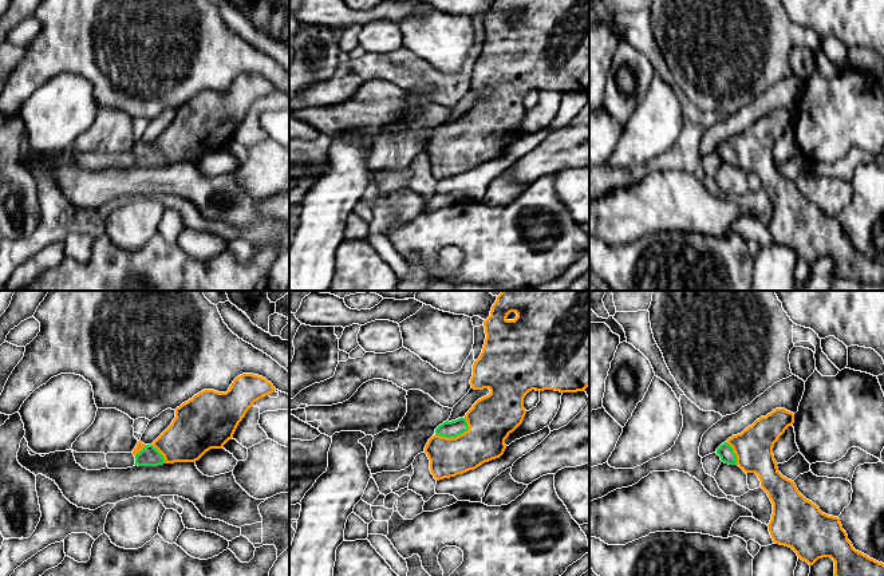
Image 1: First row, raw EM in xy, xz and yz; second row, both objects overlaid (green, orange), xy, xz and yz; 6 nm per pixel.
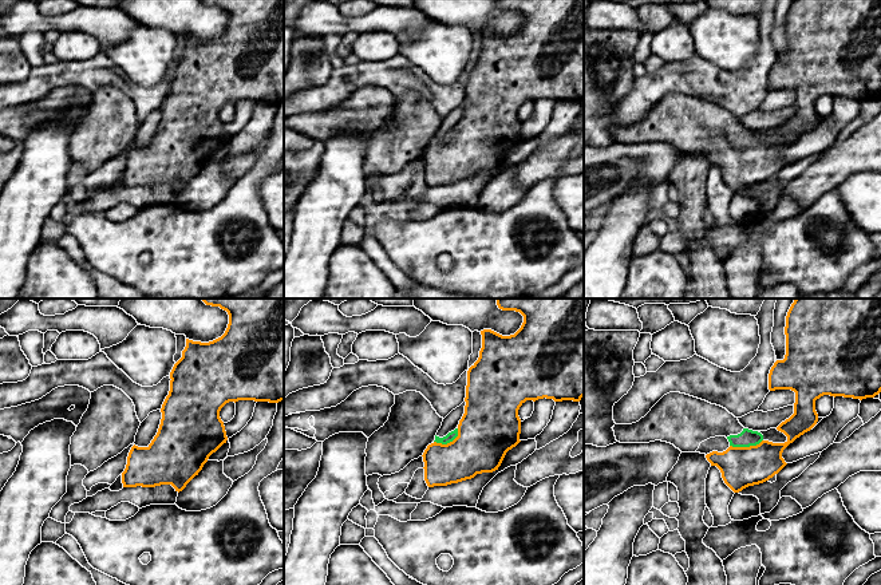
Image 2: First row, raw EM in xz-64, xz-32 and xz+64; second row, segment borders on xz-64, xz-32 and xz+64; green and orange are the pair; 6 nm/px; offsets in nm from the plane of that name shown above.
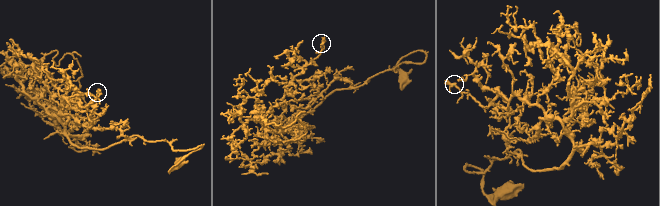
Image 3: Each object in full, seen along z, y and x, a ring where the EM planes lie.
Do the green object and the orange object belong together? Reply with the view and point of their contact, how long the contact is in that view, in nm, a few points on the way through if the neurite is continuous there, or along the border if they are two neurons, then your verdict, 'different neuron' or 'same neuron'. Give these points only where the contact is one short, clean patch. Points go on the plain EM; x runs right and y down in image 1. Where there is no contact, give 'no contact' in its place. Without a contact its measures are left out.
xz (453, 137) | 220 nm | across xz (453, 129), (453, 137), (473, 137), (490, 119) | same neuron

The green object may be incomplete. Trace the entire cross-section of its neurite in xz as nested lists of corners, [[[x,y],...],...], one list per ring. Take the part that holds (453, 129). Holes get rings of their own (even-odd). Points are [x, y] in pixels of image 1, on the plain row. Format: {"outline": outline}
{"outline": [[[496,0],[484,27],[486,39],[480,58],[473,64],[470,84],[474,90],[489,88],[490,94],[478,99],[463,118],[439,125],[429,139],[425,153],[437,181],[463,174],[500,158],[506,149],[505,139],[524,121],[524,98],[529,91],[577,92],[589,86],[589,0]]]}

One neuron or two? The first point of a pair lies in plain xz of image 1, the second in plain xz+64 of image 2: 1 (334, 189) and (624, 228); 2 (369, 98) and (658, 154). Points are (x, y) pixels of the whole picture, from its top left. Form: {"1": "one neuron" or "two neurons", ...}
{"1": "one neuron", "2": "two neurons"}

